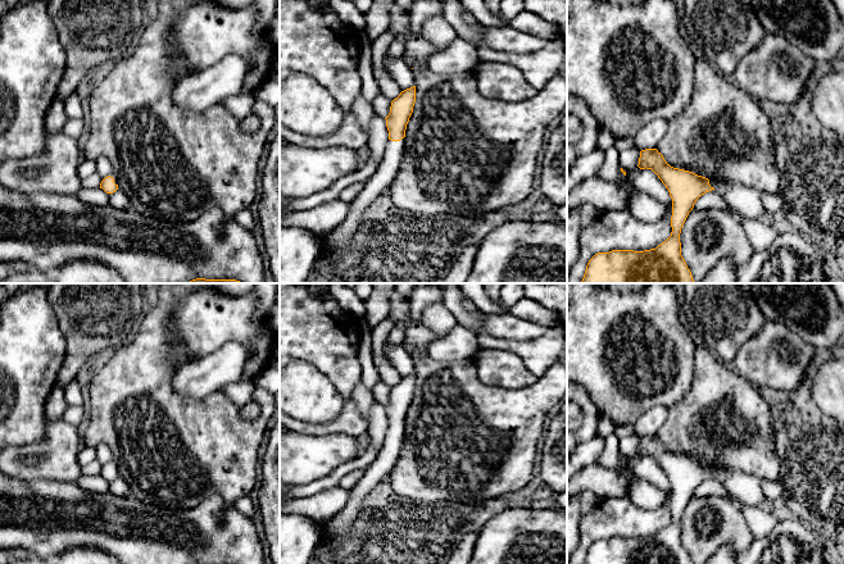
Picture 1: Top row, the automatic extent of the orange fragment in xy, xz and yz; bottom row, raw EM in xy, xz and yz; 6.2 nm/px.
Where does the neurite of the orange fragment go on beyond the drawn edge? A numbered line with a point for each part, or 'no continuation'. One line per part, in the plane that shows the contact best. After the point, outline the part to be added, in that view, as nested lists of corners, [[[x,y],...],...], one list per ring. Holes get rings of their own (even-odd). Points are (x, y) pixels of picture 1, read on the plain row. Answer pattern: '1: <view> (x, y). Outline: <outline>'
1: xz (341, 524). Outline: [[[389,427],[384,447],[378,456],[366,469],[364,476],[351,490],[351,497],[348,504],[328,522],[328,528],[332,532],[332,545],[348,545],[353,524],[360,511],[363,499],[382,481],[387,478],[395,463],[399,459],[400,449],[404,440],[405,427]]]

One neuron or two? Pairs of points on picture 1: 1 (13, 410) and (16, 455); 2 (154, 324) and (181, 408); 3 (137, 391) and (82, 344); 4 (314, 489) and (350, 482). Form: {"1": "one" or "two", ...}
{"1": "two", "2": "one", "3": "two", "4": "two"}

